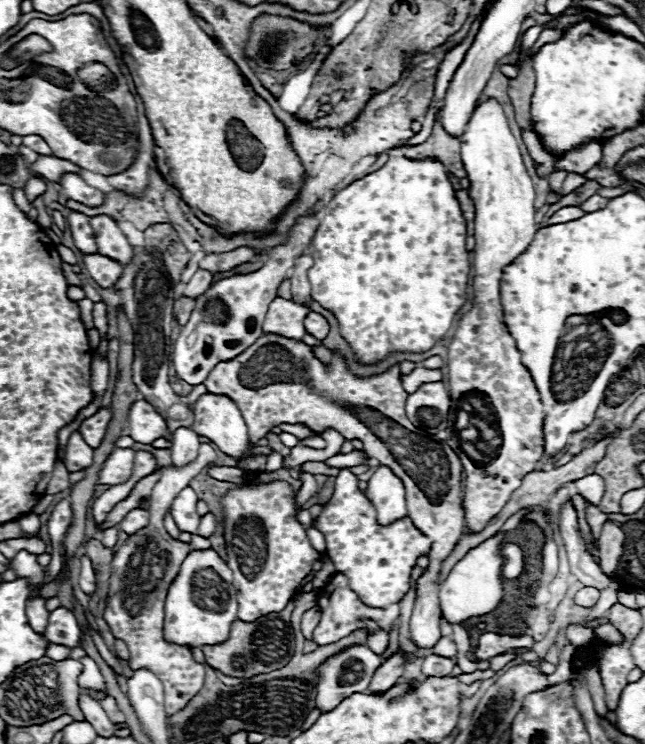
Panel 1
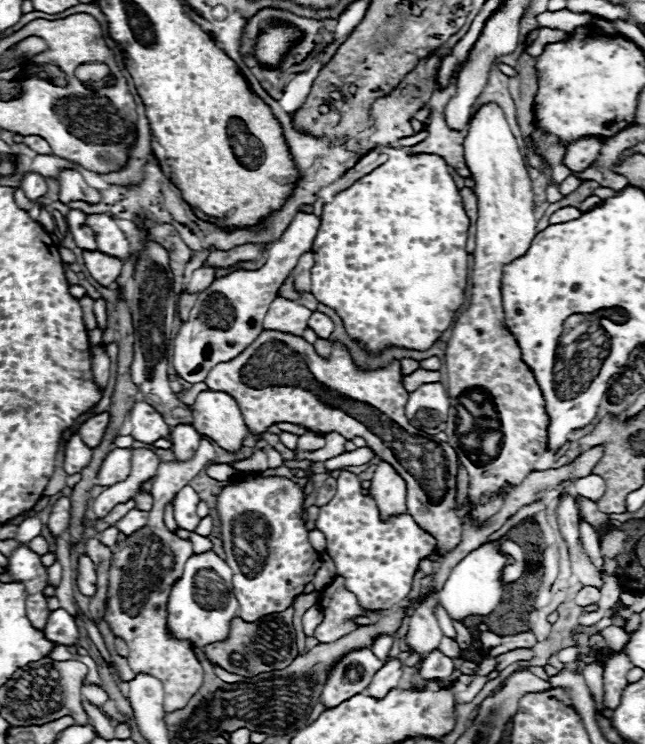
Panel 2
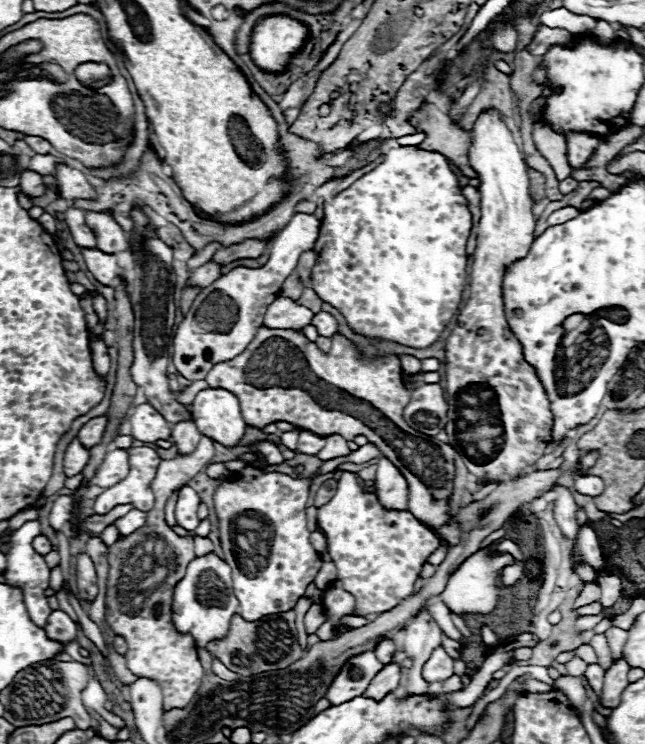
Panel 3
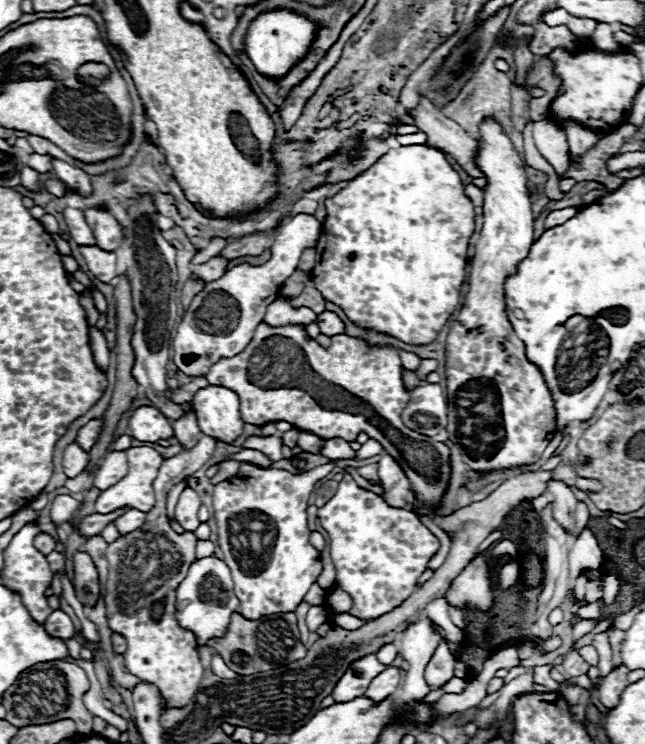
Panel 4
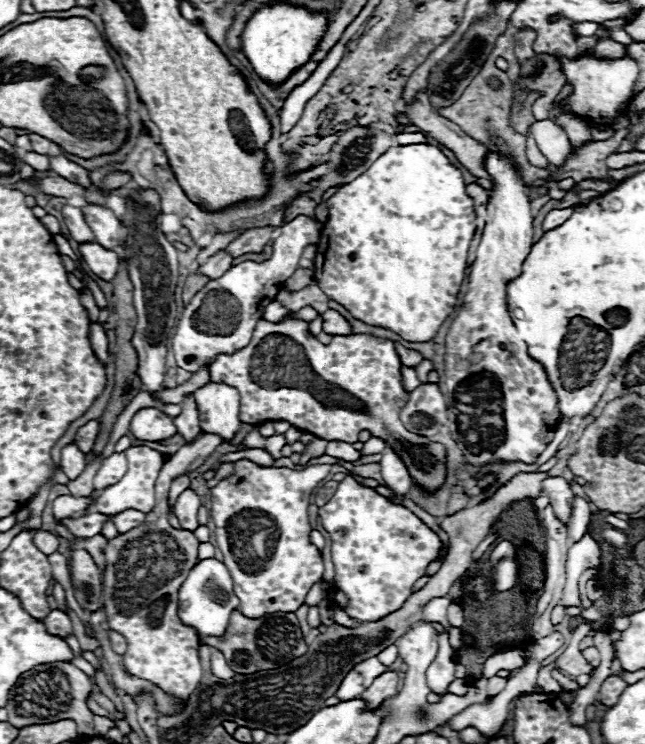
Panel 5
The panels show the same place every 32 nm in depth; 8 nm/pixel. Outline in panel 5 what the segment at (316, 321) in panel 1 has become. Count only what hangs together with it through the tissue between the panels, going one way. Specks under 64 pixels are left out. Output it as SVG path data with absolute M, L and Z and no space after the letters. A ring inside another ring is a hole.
M326 310L324 314L322 314L322 330L326 332L326 334L332 334L332 336L346 336L346 334L350 334L350 324L336 312L336 310Z

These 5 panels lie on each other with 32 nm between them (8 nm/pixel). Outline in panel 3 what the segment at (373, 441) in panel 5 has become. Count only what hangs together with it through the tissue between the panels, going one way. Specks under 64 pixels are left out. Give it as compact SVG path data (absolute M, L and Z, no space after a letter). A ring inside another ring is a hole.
M366 444L366 446L360 446L358 450L354 450L354 464L364 464L372 458L376 458L380 452L376 450L374 444Z

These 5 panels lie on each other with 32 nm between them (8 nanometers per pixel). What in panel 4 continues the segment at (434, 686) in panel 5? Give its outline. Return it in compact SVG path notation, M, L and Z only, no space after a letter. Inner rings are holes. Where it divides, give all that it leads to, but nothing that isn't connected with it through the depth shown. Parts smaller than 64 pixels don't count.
M436 648L430 664L426 664L426 672L424 672L426 682L430 686L440 686L446 680L450 680L454 676L454 662L456 662L456 658L448 650Z

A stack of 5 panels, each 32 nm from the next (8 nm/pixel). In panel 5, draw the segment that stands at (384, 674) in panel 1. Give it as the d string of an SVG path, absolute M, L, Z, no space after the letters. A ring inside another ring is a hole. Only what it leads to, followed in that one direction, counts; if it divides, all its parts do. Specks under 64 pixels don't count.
M388 670L382 676L378 676L378 680L374 680L374 684L370 684L370 688L362 692L360 698L364 698L370 704L370 708L378 708L384 700L396 694L396 688L398 688L398 672Z

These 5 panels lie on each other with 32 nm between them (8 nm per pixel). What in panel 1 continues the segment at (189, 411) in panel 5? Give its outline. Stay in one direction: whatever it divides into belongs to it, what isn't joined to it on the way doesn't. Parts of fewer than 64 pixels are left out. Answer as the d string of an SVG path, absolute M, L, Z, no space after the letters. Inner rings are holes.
M178 428L172 434L172 464L176 468L182 468L182 464L190 464L190 460L194 460L194 456L198 454L200 442L198 442L198 434L188 430L188 428Z

